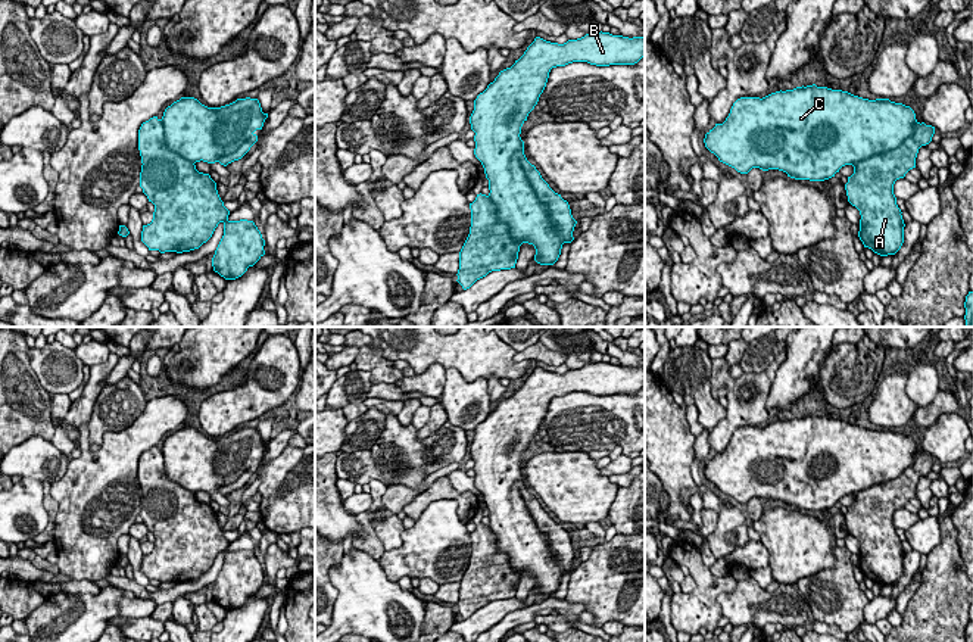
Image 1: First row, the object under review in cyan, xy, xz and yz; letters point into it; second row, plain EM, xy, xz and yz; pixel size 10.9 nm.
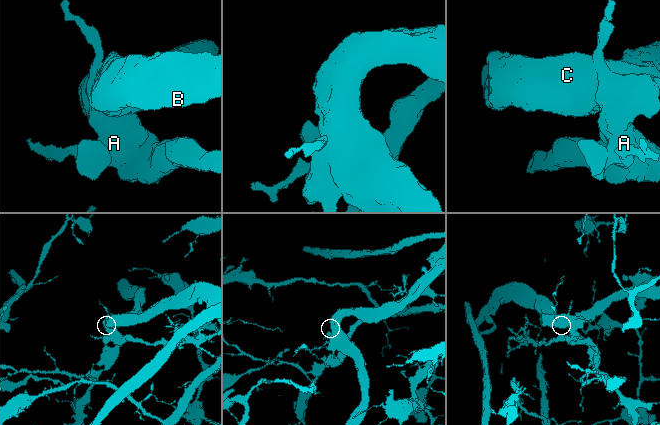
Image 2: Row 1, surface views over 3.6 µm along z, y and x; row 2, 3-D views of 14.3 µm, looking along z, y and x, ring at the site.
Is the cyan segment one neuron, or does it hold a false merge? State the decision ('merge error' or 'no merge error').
no merge error

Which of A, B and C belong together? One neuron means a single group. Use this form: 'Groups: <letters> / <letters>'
Groups: A B C

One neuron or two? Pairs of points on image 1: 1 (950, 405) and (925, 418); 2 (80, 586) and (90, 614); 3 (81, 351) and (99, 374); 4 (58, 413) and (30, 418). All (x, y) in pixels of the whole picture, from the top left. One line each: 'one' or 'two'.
1: one
2: two
3: two
4: two

